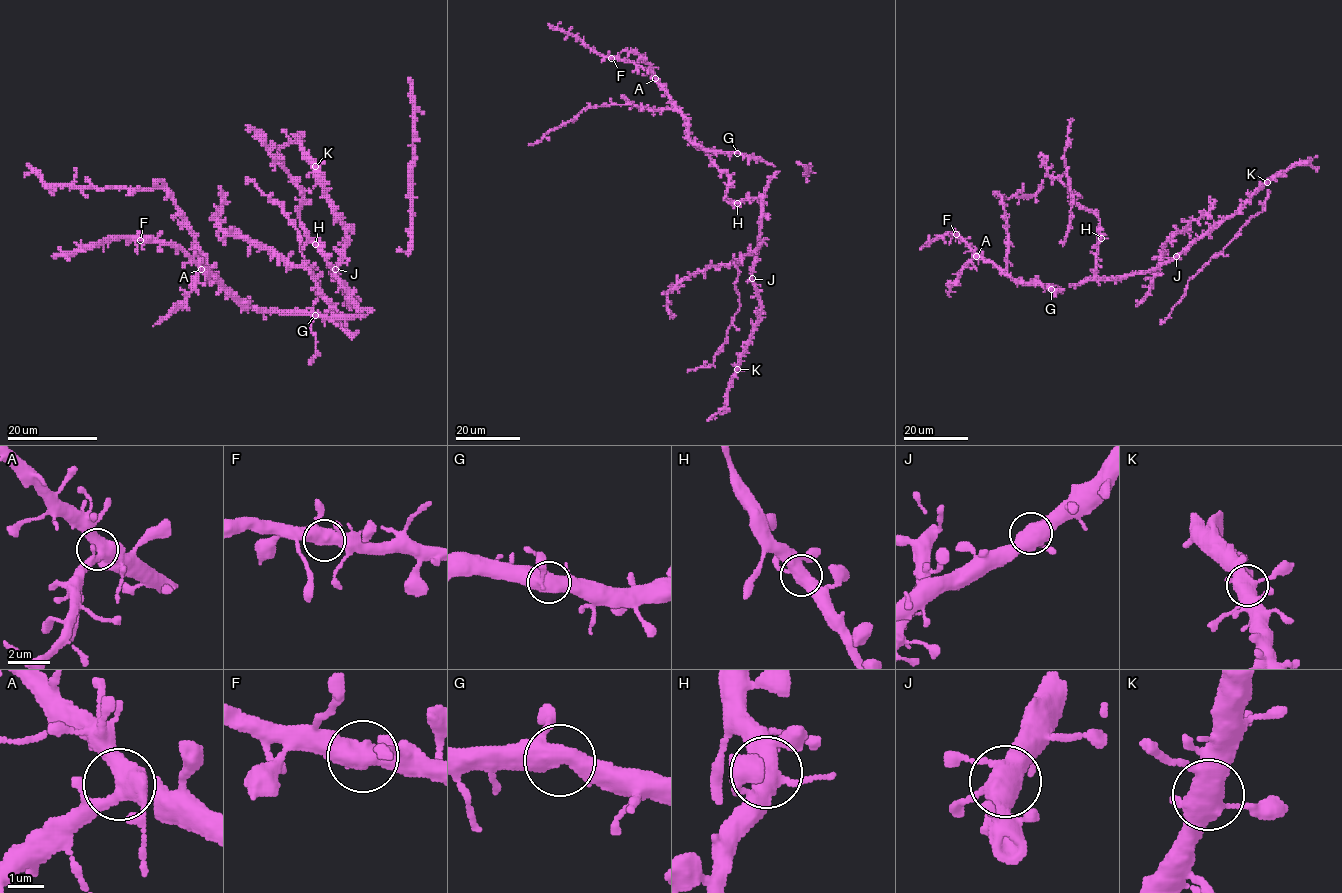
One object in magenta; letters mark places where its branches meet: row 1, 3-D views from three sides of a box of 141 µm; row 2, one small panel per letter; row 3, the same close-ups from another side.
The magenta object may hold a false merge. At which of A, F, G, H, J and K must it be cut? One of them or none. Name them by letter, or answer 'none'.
none

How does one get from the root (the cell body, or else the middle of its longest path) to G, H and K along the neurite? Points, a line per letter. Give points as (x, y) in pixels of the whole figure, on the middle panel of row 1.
G: (766, 163), (737, 153)
H: (766, 163), (774, 165), (777, 172), (766, 192), (737, 203)
K: (766, 163), (774, 165), (777, 172), (764, 197), (753, 265), (760, 321), (737, 369)

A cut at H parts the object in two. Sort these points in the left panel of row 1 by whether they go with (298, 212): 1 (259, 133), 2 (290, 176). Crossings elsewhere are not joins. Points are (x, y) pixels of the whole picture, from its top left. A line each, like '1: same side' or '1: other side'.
1: same side
2: same side

